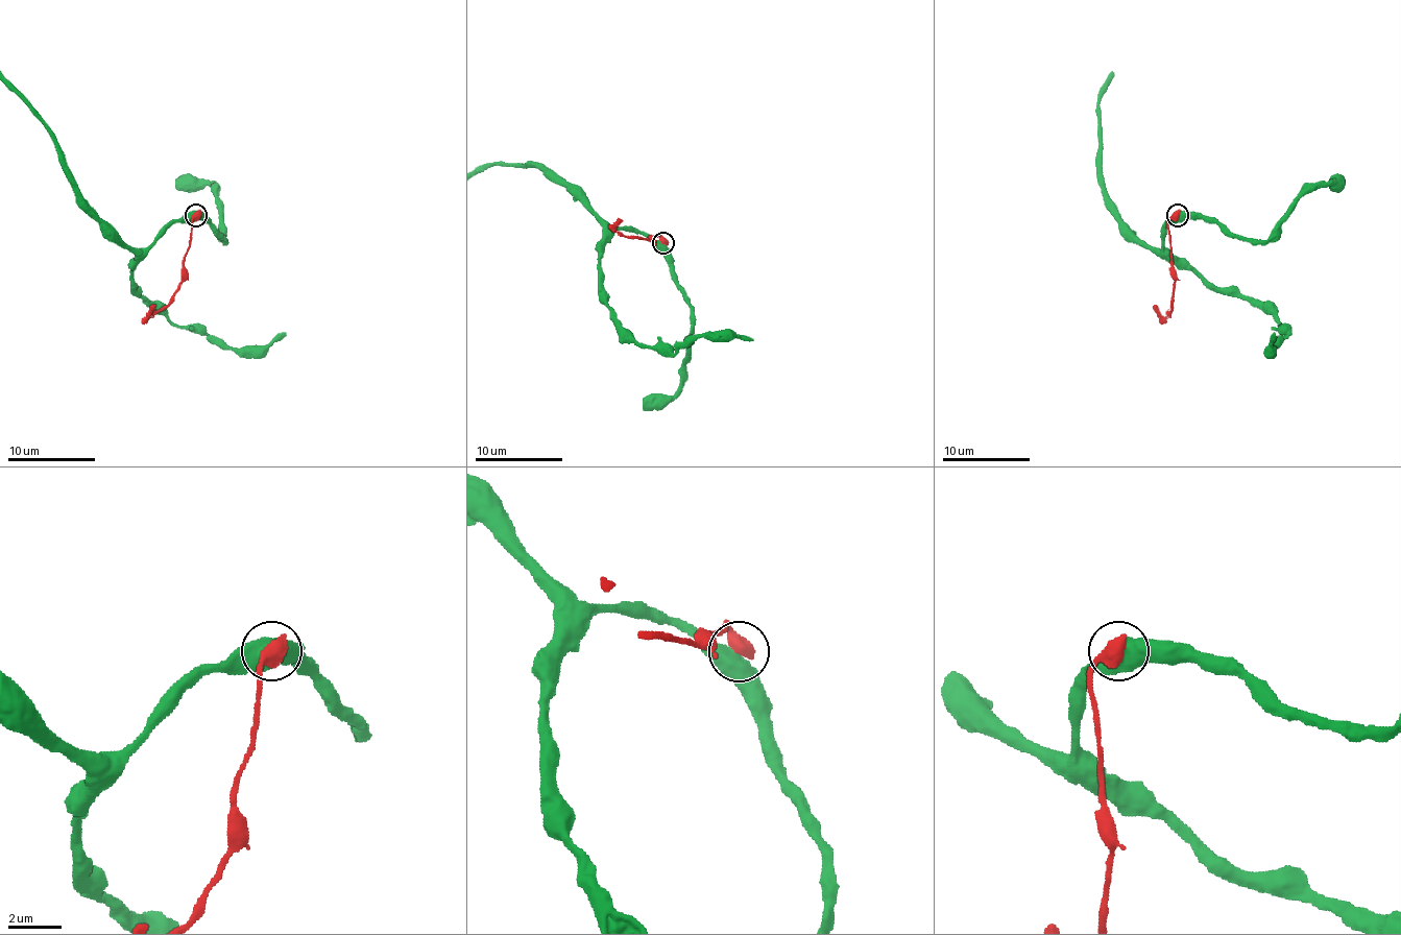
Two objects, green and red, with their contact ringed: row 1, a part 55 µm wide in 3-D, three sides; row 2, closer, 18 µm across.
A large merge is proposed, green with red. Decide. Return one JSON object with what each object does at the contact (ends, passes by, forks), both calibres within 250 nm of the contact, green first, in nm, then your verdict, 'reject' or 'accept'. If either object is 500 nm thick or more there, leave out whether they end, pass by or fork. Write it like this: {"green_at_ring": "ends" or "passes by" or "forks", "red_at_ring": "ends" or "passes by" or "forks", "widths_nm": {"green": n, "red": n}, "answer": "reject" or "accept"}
{"widths_nm": {"green": 600, "red": 650}, "answer": "reject"}

